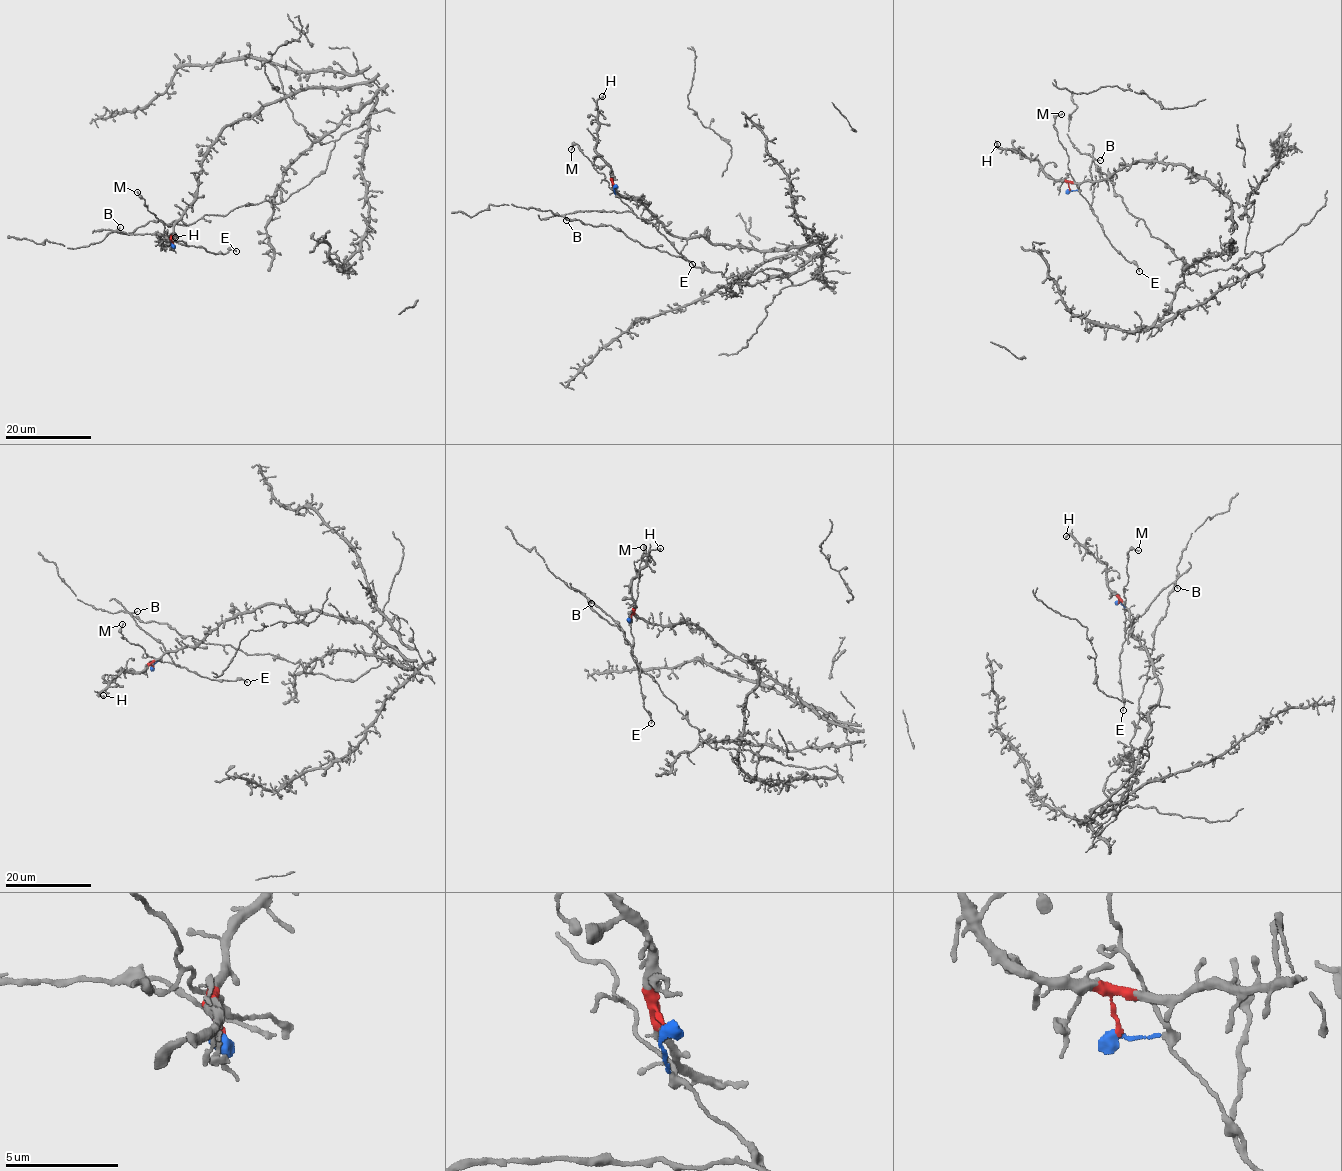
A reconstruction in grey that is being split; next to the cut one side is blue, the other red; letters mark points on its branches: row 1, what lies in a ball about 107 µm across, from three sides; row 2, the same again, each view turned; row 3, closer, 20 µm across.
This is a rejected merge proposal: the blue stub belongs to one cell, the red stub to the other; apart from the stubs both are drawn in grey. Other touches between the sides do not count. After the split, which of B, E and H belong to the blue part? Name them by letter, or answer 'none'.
B, E

